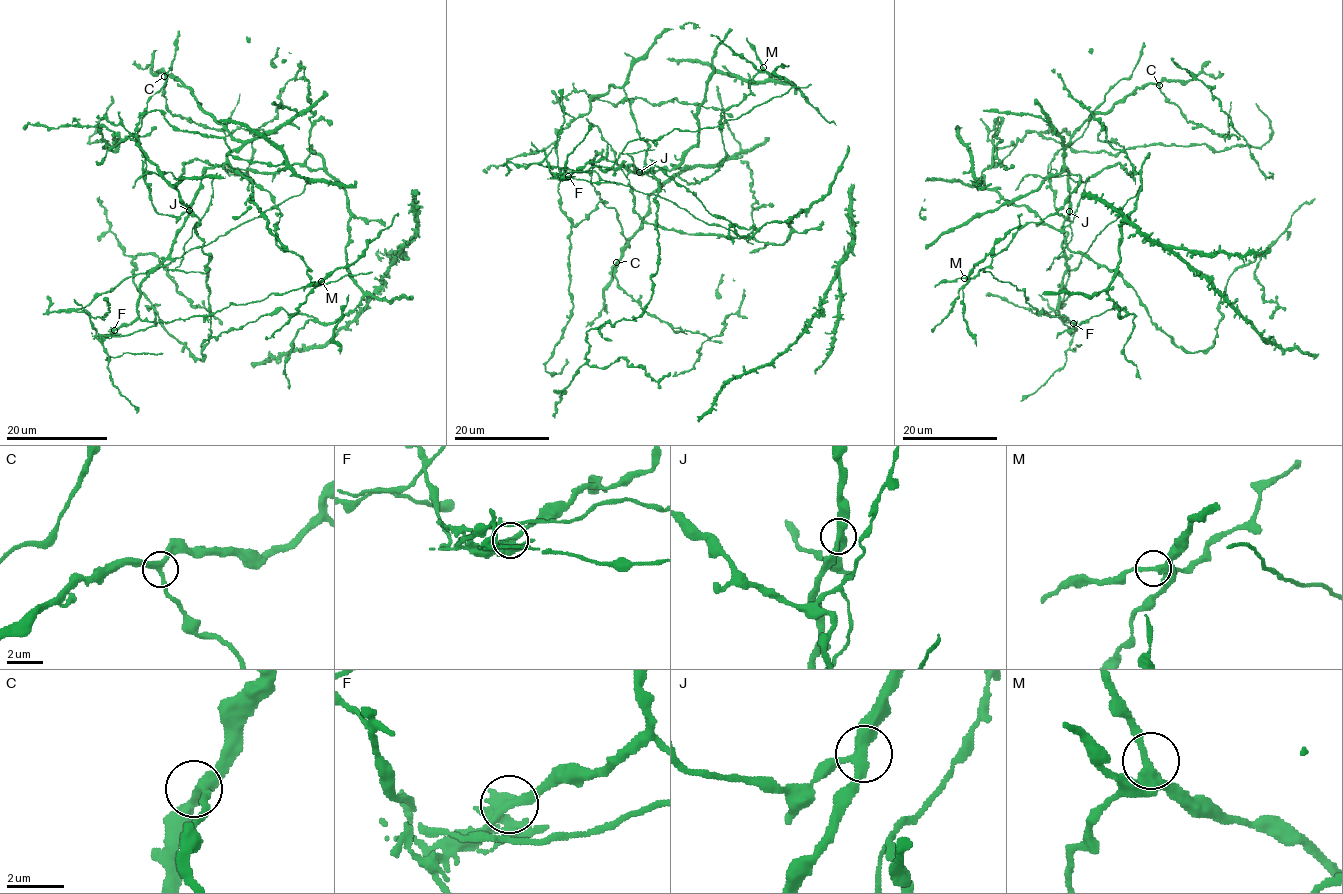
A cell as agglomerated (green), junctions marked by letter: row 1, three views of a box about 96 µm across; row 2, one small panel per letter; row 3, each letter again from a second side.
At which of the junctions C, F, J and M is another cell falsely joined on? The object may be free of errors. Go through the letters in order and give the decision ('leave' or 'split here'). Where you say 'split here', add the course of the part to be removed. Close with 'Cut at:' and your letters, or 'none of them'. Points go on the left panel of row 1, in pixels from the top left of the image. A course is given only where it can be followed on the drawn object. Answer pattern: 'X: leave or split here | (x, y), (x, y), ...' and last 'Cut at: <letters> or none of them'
C: leave
F: split here | (113, 329), (101, 336), (82, 309), (123, 280), (148, 274), (211, 243), (298, 195), (311, 184)
J: leave
M: leave
Cut at: F

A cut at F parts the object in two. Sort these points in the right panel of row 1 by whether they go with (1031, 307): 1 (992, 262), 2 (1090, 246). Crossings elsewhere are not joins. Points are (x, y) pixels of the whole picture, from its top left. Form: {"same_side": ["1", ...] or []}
{"same_side": ["2"]}

